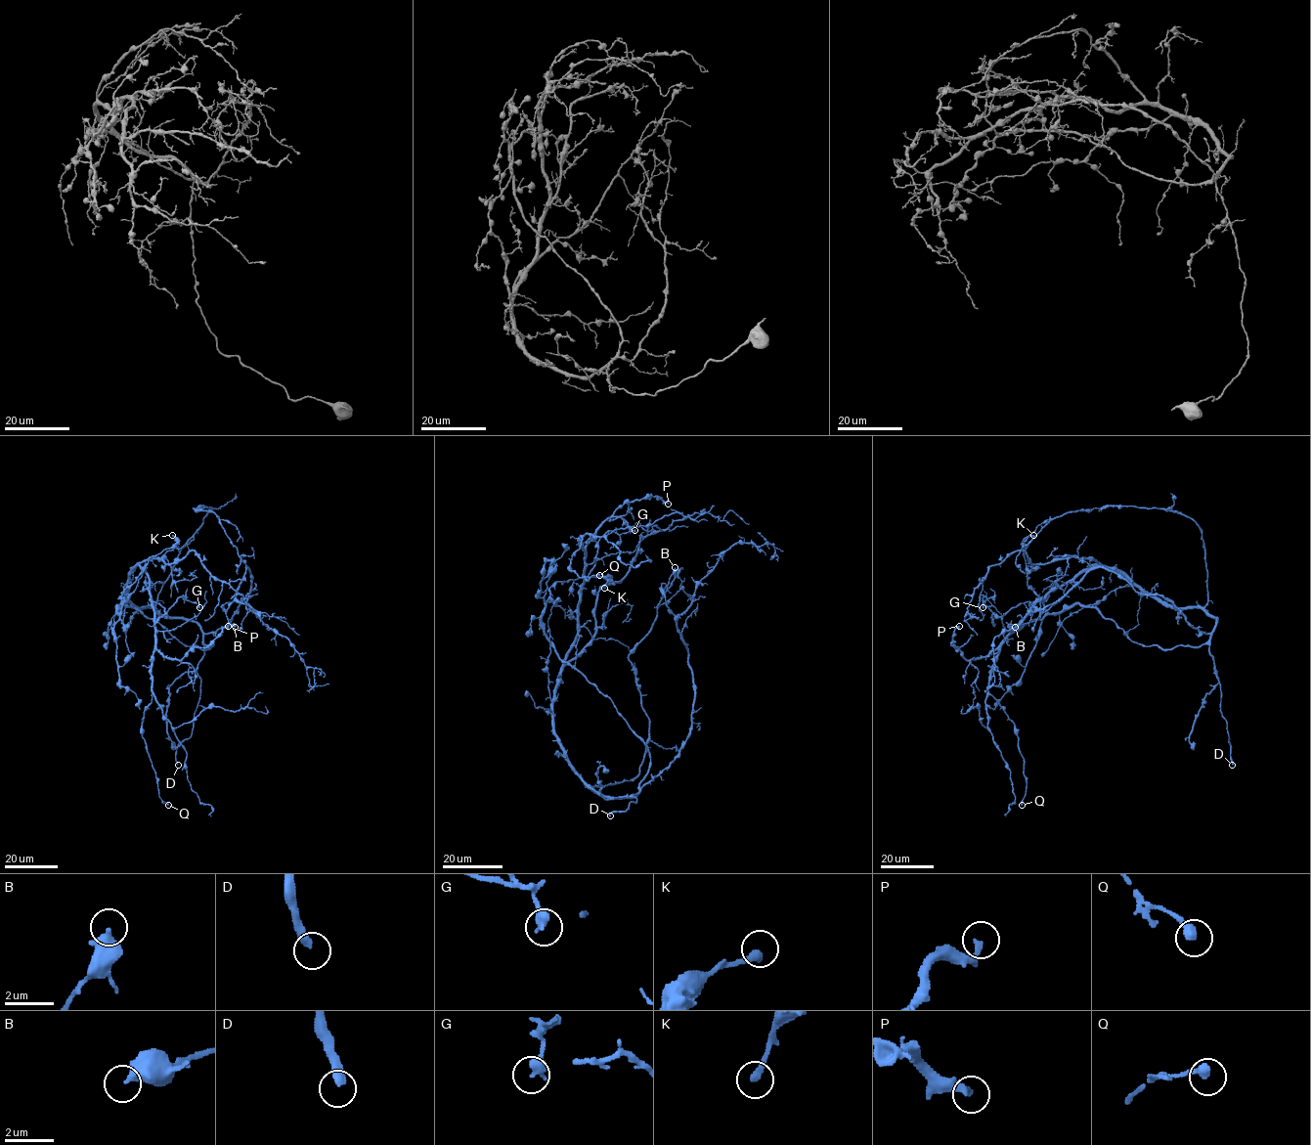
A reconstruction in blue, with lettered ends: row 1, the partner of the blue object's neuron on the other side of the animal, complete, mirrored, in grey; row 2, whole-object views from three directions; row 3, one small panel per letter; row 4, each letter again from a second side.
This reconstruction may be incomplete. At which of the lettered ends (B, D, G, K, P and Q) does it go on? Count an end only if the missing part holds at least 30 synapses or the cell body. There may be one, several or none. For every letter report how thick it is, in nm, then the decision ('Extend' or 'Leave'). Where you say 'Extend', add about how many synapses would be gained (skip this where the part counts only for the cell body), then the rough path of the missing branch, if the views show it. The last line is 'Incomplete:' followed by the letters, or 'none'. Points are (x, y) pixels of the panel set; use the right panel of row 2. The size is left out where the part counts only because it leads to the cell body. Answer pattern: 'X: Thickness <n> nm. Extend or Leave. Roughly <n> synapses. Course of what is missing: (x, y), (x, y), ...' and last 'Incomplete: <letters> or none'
B: Thickness 480 nm. Leave
D: Thickness 360 nm. Extend. Course of what is missing: (1232, 765), (1235, 770), (1240, 769), (1243, 757)
G: Thickness 400 nm. Leave
K: Thickness 320 nm. Leave
P: Thickness 280 nm. Leave
Q: Thickness 360 nm. Leave
Incomplete: D

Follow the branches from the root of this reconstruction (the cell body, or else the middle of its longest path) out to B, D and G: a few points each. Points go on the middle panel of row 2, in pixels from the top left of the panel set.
B: (573, 766), (601, 794), (632, 797), (669, 766), (690, 733), (694, 684), (688, 649), (664, 594), (675, 567)
D: (573, 766), (605, 796), (632, 797), (640, 789), (625, 812), (610, 815)
G: (573, 766), (554, 731), (553, 698), (577, 633), (580, 591), (594, 564), (598, 541), (610, 531), (634, 530)

